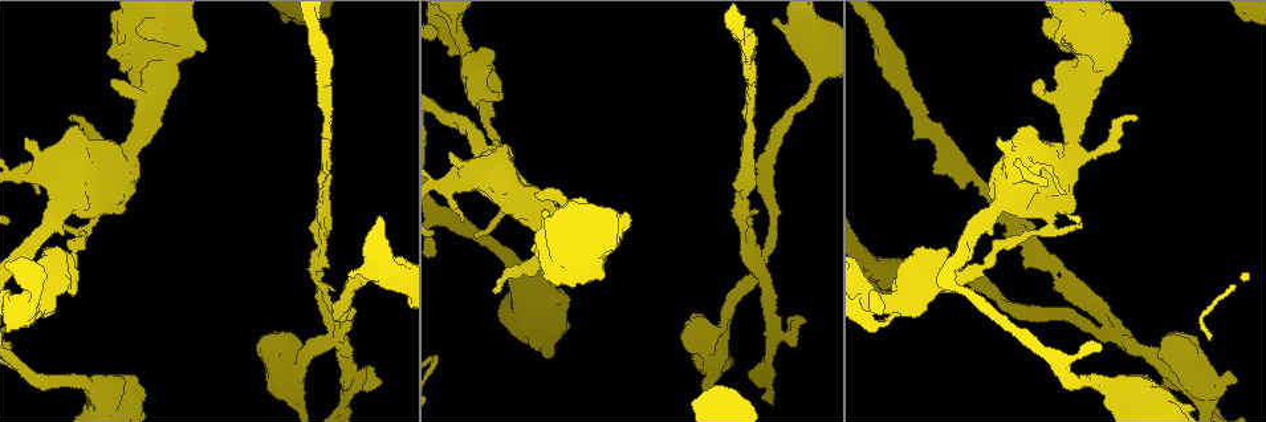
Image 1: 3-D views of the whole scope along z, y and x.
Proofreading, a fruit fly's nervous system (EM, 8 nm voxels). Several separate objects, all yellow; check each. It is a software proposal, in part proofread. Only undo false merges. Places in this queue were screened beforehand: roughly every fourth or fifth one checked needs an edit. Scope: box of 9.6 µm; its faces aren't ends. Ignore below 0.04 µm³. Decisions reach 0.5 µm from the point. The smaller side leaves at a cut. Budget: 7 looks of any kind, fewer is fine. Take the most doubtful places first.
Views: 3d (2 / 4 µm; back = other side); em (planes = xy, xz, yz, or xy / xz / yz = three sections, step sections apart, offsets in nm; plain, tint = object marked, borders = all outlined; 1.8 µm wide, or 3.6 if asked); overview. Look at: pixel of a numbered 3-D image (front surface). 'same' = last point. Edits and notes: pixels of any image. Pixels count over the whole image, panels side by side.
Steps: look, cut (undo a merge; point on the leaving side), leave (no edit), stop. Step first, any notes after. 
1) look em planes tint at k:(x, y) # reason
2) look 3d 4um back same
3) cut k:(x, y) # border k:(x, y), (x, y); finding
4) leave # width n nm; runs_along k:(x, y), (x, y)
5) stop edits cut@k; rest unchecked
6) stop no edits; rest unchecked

look em 3.6um planes borders at 1:(933, 284) # abrupt turn

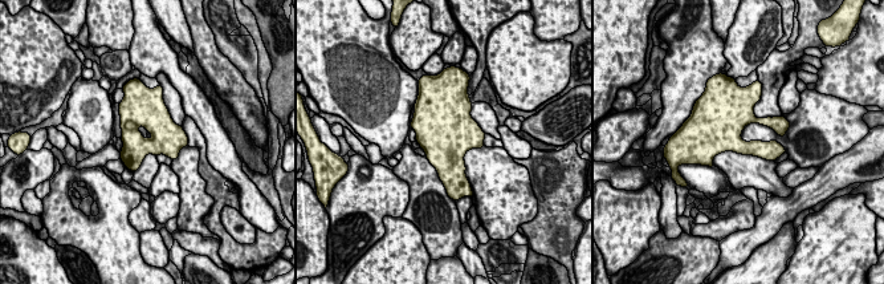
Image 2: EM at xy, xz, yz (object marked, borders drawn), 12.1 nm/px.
leave # continuous, no second neuron

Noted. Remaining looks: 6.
look em planes borders at 1:(120, 170) # a narrow waist

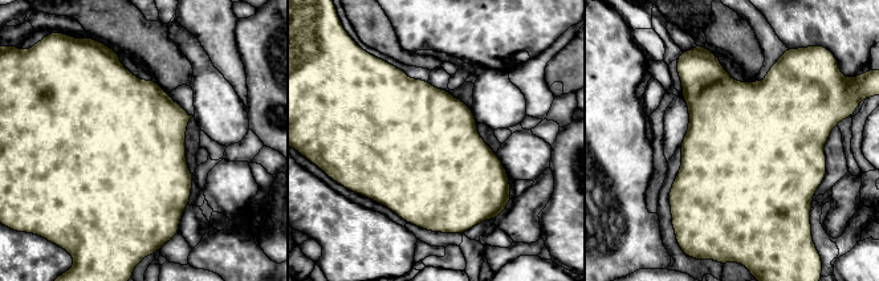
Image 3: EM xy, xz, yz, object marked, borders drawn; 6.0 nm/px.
leave # width 750 nm; continuous, no second neuron

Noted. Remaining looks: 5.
look em planes tint at 1:(1072, 25) # calibre changes

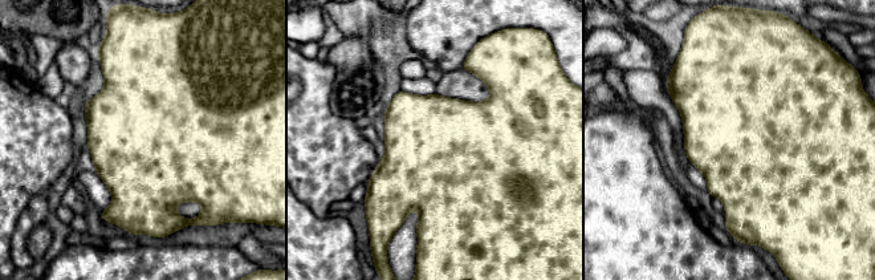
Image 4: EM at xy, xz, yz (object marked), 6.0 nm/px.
leave # all the same neuron

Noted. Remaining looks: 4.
stop no edits; rest unchecked

